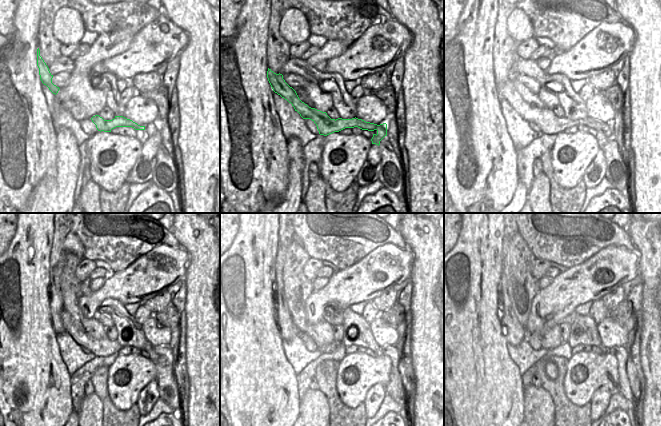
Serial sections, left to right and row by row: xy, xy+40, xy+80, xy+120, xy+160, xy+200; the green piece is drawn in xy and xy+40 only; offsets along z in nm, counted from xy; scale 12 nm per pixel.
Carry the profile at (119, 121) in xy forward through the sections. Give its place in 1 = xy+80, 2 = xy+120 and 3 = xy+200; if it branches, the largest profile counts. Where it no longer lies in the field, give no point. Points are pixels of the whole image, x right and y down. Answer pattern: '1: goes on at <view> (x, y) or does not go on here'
1: goes on at xy+80 (549, 123)
2: goes on at xy+120 (105, 347)
3: goes on at xy+200 (620, 353)

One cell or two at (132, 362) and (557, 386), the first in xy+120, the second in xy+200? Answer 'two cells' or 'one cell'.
two cells

